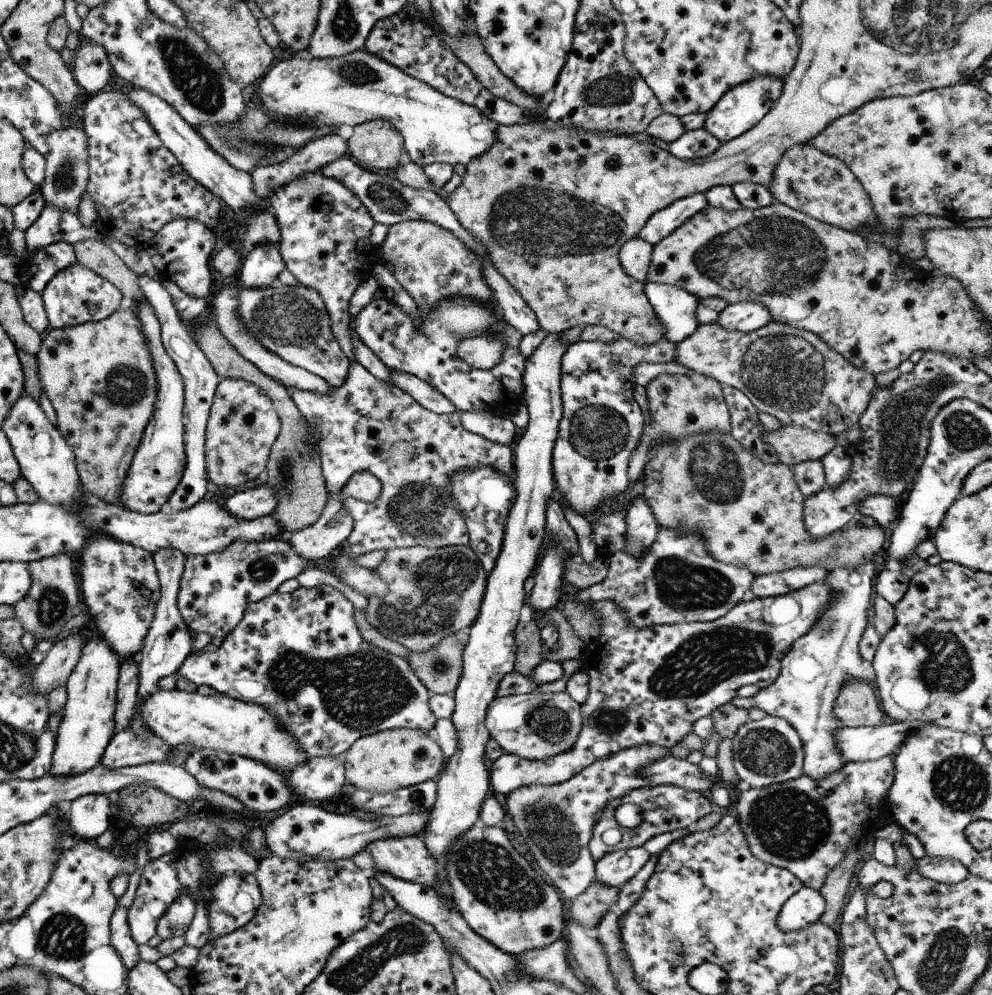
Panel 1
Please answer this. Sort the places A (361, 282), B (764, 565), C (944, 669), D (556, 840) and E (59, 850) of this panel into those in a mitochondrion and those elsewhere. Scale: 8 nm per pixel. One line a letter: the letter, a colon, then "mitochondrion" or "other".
A: other
B: other
C: mitochondrion
D: mitochondrion
E: other

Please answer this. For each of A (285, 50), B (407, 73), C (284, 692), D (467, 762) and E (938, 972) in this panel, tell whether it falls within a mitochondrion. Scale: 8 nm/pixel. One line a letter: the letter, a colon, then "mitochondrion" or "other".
A: other
B: other
C: mitochondrion
D: other
E: mitochondrion

